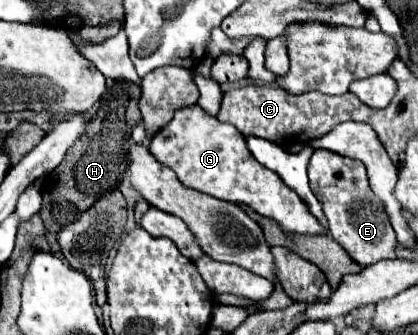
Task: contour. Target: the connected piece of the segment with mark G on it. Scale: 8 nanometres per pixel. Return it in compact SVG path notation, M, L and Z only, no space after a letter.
M198 104L178 110L170 124L152 138L150 152L158 162L172 168L178 180L188 188L220 200L246 204L260 216L276 220L280 228L290 234L328 234L328 230L322 230L316 216L312 216L306 202L290 190L274 170L260 166L246 148L246 138L234 130L234 126L206 116Z

